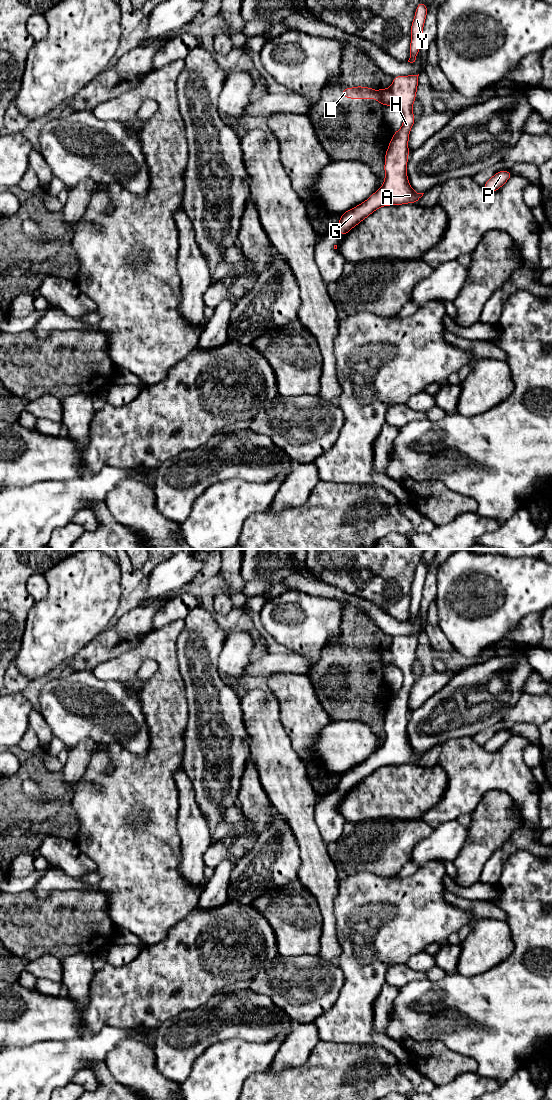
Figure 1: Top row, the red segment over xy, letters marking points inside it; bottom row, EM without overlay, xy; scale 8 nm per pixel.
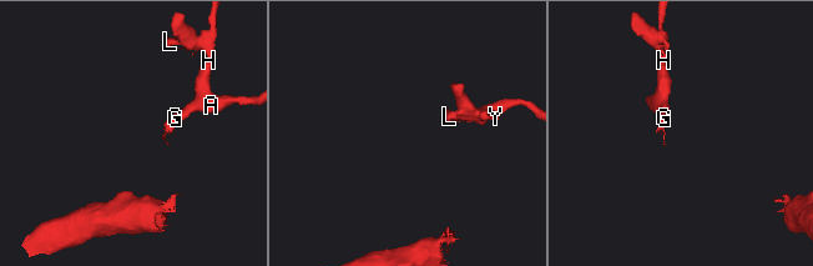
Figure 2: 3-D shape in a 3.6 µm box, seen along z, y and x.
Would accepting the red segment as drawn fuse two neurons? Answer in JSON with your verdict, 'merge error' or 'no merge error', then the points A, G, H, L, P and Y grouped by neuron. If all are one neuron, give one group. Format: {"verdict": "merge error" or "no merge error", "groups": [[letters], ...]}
{"verdict": "merge error", "groups": [["A", "G", "H", "P", "Y"], ["L"]]}

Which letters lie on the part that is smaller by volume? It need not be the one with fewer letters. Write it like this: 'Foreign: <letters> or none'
Foreign: L

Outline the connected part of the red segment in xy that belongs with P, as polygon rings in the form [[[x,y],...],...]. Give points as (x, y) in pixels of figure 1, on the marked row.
[[[499,171],[483,185],[483,188],[487,192],[495,192],[513,175],[511,171]]]

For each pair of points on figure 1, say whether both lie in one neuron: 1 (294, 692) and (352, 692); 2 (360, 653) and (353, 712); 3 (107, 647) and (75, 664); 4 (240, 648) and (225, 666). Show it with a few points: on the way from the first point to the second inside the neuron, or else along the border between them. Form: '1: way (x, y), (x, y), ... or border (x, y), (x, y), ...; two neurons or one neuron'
1: border (309, 677), (316, 697), (326, 713); two neurons
2: way (356, 668), (356, 687), (353, 690), (353, 697); one neuron
3: way (99, 650), (83, 661); one neuron
4: way (236, 652), (229, 662); one neuron

